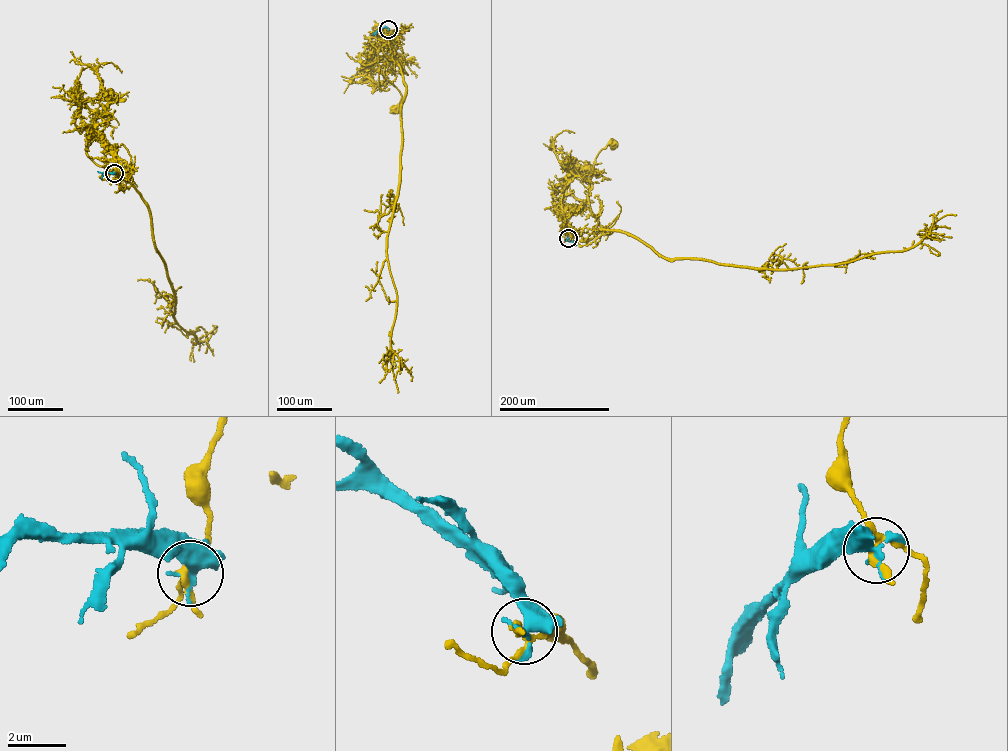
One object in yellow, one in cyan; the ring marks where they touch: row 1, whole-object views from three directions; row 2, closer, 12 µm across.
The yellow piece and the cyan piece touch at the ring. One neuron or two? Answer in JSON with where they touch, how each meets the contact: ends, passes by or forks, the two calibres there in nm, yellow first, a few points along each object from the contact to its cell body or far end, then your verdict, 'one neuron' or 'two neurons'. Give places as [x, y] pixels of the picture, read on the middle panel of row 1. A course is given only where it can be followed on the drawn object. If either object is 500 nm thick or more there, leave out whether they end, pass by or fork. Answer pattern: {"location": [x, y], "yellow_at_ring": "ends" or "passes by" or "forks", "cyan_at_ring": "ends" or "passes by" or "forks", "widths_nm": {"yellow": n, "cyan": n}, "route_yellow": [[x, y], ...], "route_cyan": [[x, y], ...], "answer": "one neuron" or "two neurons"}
{"location": [388, 29], "yellow_at_ring": "forks", "cyan_at_ring": "passes by", "widths_nm": {"yellow": 180, "cyan": 400}, "route_yellow": [[388, 29], [394, 36], [390, 35], [374, 47]], "route_cyan": [[388, 29], [384, 27], [374, 35]], "answer": "two neurons"}

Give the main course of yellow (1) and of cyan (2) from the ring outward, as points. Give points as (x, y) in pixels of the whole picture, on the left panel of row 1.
1: (114, 173), (118, 162), (110, 147), (101, 138), (92, 135)
2: (114, 173), (102, 172), (101, 178)

